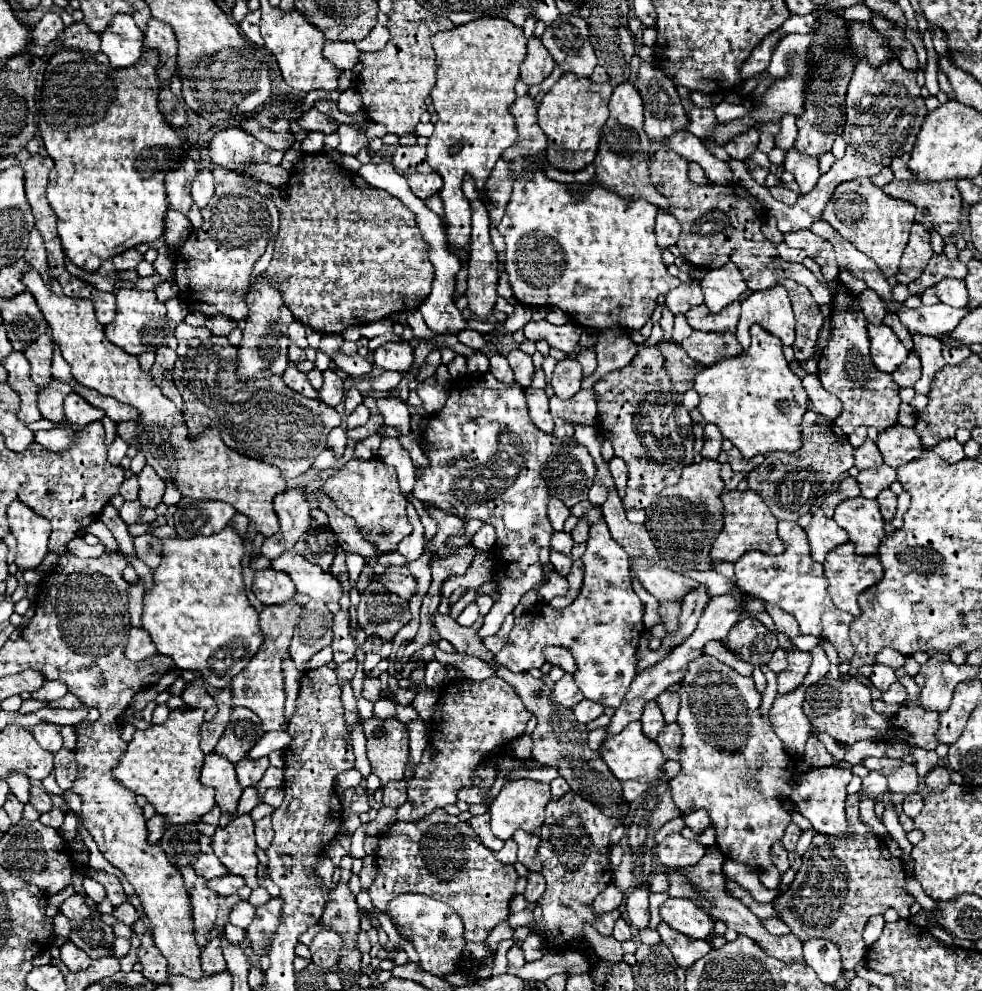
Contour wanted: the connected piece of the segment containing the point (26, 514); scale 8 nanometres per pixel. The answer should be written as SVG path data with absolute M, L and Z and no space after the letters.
M14 500L8 506L8 522L12 534L18 540L16 566L20 570L36 568L48 552L48 536L52 532L50 520L38 516L20 500Z

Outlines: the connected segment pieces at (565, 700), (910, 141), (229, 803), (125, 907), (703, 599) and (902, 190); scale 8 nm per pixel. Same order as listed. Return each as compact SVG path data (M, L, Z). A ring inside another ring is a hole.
M564 674L562 680L556 682L554 688L552 688L552 702L562 704L566 708L574 708L582 698L584 696L582 696L582 692L580 692L572 674Z
M864 58L856 64L854 76L850 80L848 92L846 92L846 126L844 126L844 140L846 140L846 154L838 158L832 168L820 176L818 184L812 192L802 194L794 206L786 206L778 200L774 200L767 187L761 186L752 180L748 168L730 158L728 166L734 172L734 182L750 188L750 194L757 198L764 208L778 220L778 230L782 234L806 230L812 226L812 222L820 220L822 213L834 192L834 188L844 180L854 180L858 176L876 176L880 168L890 166L894 158L912 152L916 134L928 114L924 98L920 96L920 86L916 84L916 72L906 70L900 60L890 58L888 62L882 62L878 68L870 66L870 62Z
M218 754L206 756L202 768L202 784L208 784L216 790L216 804L222 810L220 822L224 822L226 826L230 822L230 816L236 812L238 800L244 792L244 788L236 778L234 764Z
M130 902L120 904L112 914L102 914L102 920L104 920L106 924L110 924L110 926L112 926L116 920L120 920L120 922L124 922L124 924L132 926L138 918L140 918L140 916L138 916L136 908L134 908Z
M700 586L696 592L688 592L688 596L684 598L684 604L682 604L682 616L680 616L680 628L674 636L666 636L662 640L662 646L658 650L658 660L662 656L666 656L666 652L678 644L682 644L692 632L694 628L698 626L698 620L704 612L704 608L708 606L710 602L710 596L706 592L706 586Z
M894 180L892 184L886 184L882 188L888 196L894 198L902 198L912 202L918 210L916 210L916 222L920 222L926 230L930 232L938 232L944 240L952 238L958 228L960 228L960 218L962 218L962 196L956 188L956 180L942 180L942 182L904 182L904 180Z

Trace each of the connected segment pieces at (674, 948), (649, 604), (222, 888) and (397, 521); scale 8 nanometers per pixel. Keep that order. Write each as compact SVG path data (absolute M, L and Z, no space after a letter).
M660 922L656 930L658 930L662 942L674 954L674 960L678 962L678 966L682 966L682 968L692 966L696 960L700 960L702 956L706 956L712 950L712 946L706 940L688 938L684 934L676 932L674 928L670 928L666 922Z
M631 572L631 580L632 584L634 584L634 590L636 590L636 594L638 594L638 598L642 600L642 604L644 604L644 628L646 630L652 630L658 622L660 622L660 616L658 616L658 600L652 596L652 594L648 594L642 586L640 586L640 582L636 580L636 576Z
M228 874L228 876L222 876L222 878L210 880L208 884L210 884L210 888L214 888L214 892L220 892L220 896L230 896L230 894L236 894L238 888L242 888L246 882L244 882L242 876Z
M352 456L342 468L338 468L324 484L324 494L346 514L356 520L356 526L364 534L368 542L372 542L378 552L394 552L396 544L412 532L408 518L406 518L406 506L408 500L398 488L398 476L396 468L384 464L378 458L356 458Z

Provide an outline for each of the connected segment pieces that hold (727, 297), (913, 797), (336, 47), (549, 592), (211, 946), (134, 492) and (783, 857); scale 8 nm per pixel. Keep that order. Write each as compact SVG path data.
M732 262L718 270L708 270L700 286L704 292L704 304L710 308L710 312L718 312L726 304L740 300L740 296L748 290L740 270Z
M910 794L910 796L906 796L906 800L904 800L904 814L906 816L910 816L910 818L916 818L918 814L920 814L920 810L922 810L922 804L924 804L924 800L922 800L922 796L920 794Z
M326 42L324 56L340 70L352 70L360 62L360 50L354 42Z
M552 570L548 582L538 590L538 600L550 602L554 596L564 596L566 592L568 592L568 580L560 576L556 570Z
M214 936L210 938L210 942L202 948L202 970L204 974L216 974L226 970L226 960L222 956L222 946L220 946L220 938Z
M132 476L130 480L124 480L124 482L122 482L120 496L122 496L124 500L136 500L136 498L138 498L138 480L136 480L136 476Z
M776 842L774 846L772 846L772 860L774 860L774 864L776 864L776 868L784 874L786 870L788 870L788 852L786 852L786 848L782 846L782 842Z

